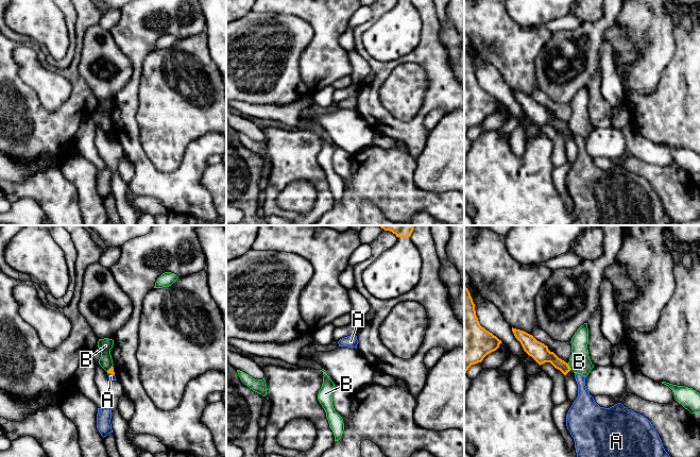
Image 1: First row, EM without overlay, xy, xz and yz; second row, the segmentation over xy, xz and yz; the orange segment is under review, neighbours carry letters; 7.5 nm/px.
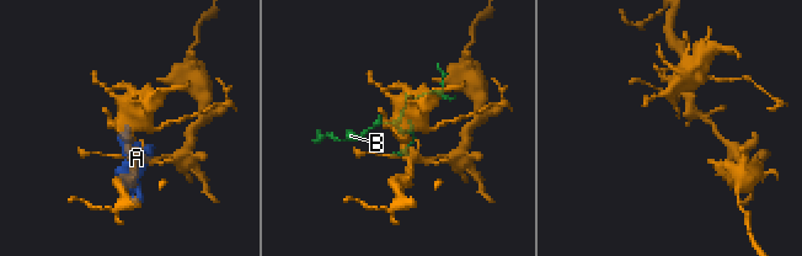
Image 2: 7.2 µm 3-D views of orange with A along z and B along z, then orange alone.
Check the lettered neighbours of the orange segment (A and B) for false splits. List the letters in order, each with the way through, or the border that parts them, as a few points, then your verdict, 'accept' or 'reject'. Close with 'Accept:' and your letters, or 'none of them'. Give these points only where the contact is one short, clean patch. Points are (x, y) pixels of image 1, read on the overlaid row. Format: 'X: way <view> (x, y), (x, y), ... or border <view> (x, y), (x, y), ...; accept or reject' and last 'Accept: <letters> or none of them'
A: border xy (107, 372), (114, 375); reject
B: border yz (567, 364), (570, 369); reject
Accept: none of them

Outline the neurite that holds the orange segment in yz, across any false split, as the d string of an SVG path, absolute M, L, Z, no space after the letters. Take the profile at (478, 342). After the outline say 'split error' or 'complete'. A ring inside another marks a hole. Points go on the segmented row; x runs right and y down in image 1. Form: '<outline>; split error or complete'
M464 286L464 374L472 365L496 351L500 343L501 340L480 325L471 293Z; complete

